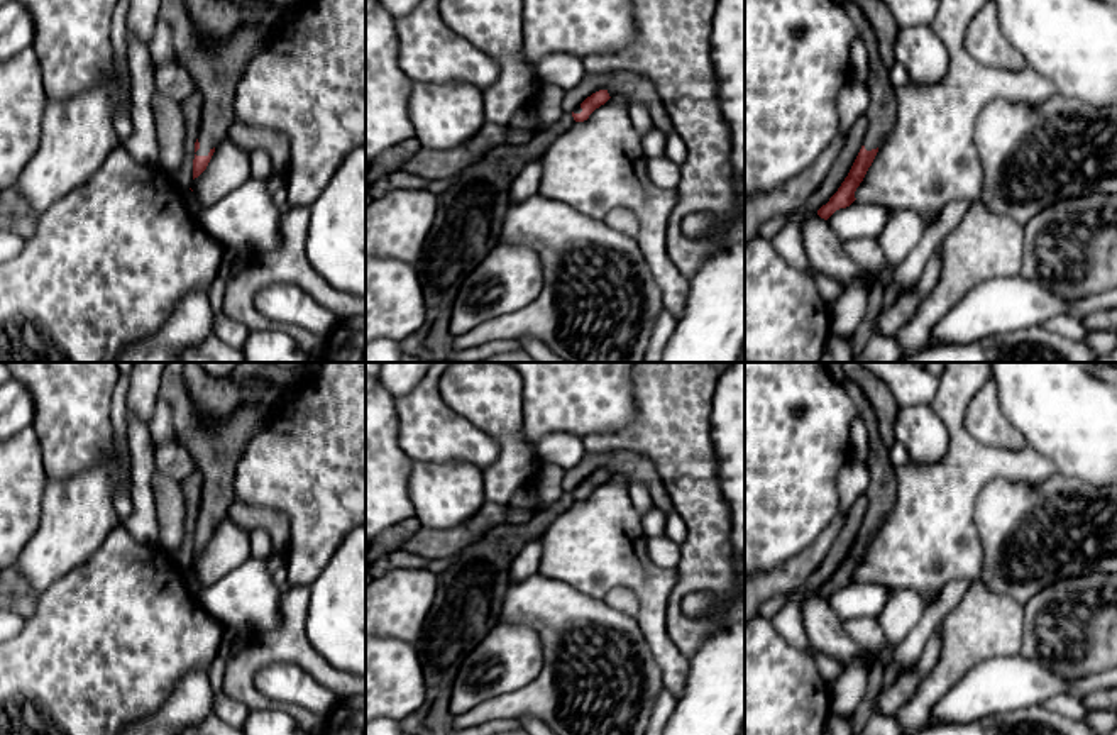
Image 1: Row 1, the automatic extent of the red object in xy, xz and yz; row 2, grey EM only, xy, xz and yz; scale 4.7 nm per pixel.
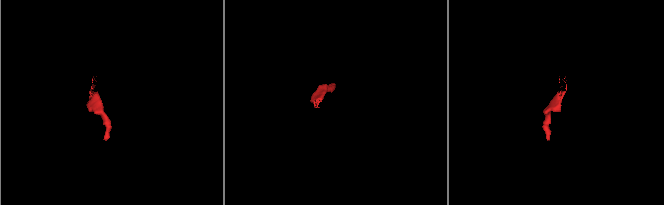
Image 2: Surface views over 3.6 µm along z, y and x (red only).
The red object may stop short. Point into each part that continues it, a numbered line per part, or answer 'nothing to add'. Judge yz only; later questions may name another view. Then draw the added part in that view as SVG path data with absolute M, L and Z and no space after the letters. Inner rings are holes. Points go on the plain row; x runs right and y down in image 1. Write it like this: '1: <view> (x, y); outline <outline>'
1: yz (880, 493); outline M846 378L843 388L853 400L868 434L868 456L865 462L872 481L867 491L868 510L863 525L867 530L872 530L880 527L890 515L897 489L895 469L889 459L889 447L878 434L878 422L872 403L851 379Z

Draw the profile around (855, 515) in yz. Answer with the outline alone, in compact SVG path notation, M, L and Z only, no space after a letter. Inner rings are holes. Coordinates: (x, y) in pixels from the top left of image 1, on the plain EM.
M867 495L858 496L846 513L846 520L841 532L834 539L831 549L828 550L819 567L806 581L804 588L817 591L838 571L863 525L867 510Z

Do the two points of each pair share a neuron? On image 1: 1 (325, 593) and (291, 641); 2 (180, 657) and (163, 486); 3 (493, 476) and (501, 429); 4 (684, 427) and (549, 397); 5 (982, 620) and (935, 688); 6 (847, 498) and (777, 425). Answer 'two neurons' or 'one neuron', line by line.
1: two neurons
2: two neurons
3: one neuron
4: two neurons
5: one neuron
6: two neurons

